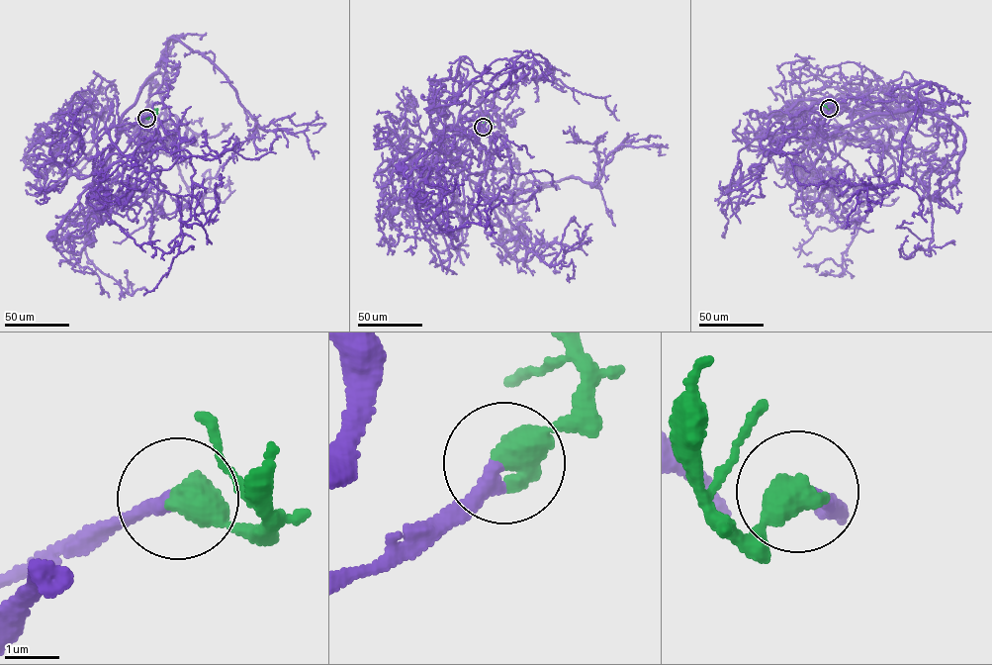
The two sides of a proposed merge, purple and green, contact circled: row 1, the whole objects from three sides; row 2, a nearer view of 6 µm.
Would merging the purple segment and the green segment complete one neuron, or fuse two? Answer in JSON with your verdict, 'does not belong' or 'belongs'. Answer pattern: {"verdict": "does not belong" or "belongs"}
{"verdict": "belongs"}

